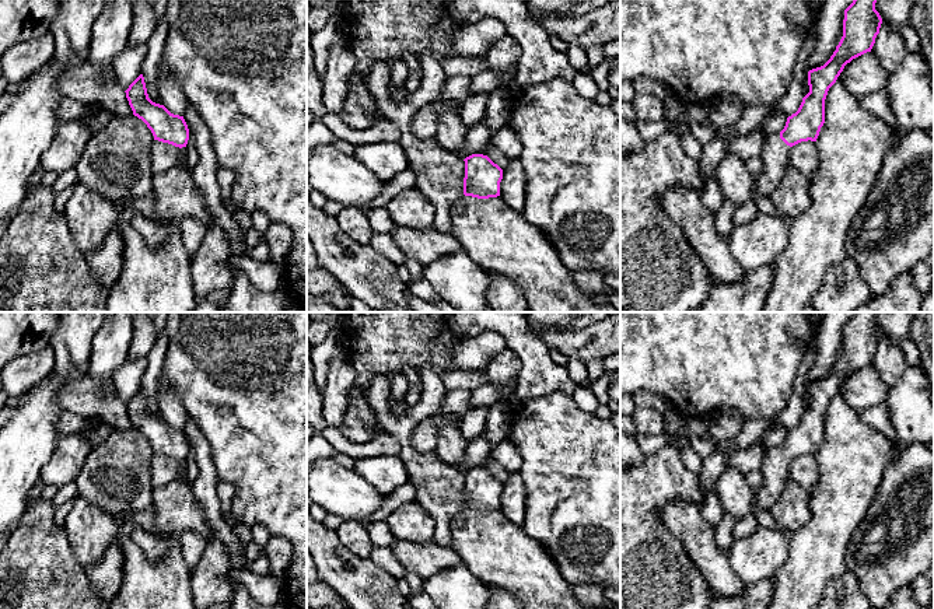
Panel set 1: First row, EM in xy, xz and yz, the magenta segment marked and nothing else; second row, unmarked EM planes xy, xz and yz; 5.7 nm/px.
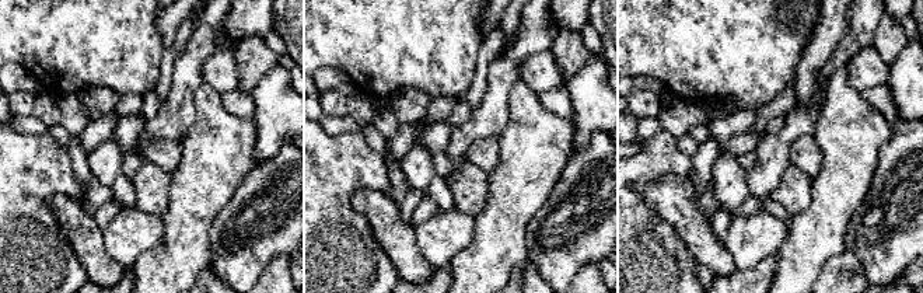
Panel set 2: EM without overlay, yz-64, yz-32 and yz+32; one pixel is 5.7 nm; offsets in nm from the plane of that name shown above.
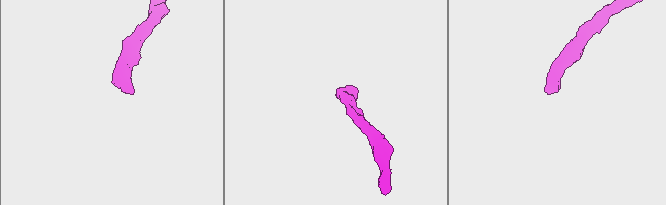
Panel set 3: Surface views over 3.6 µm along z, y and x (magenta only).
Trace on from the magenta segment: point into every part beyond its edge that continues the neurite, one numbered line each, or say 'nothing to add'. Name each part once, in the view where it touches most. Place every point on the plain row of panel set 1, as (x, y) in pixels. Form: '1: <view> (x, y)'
1: yz (775, 468)

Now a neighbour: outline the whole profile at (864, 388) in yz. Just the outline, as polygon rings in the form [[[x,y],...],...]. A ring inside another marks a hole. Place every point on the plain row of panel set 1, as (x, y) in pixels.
[[[871,365],[847,377],[839,391],[847,403],[858,412],[885,403],[889,395],[889,389]]]

